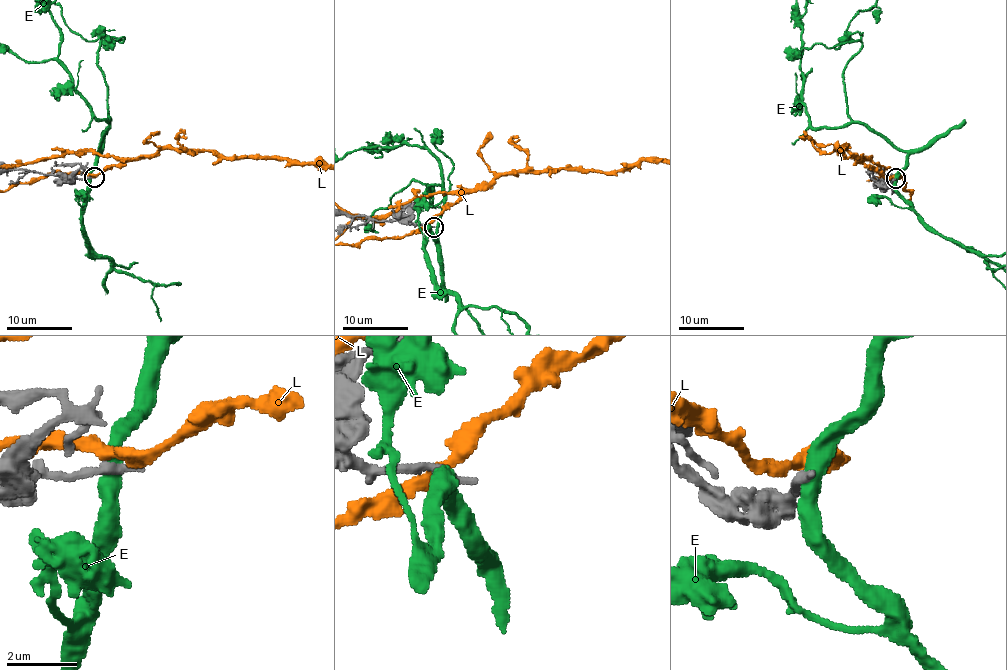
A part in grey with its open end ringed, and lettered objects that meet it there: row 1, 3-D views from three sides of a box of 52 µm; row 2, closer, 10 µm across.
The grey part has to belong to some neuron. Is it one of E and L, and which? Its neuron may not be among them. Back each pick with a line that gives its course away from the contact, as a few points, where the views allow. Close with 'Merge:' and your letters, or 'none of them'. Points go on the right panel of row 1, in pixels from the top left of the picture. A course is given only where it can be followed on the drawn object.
Merge: none of them

